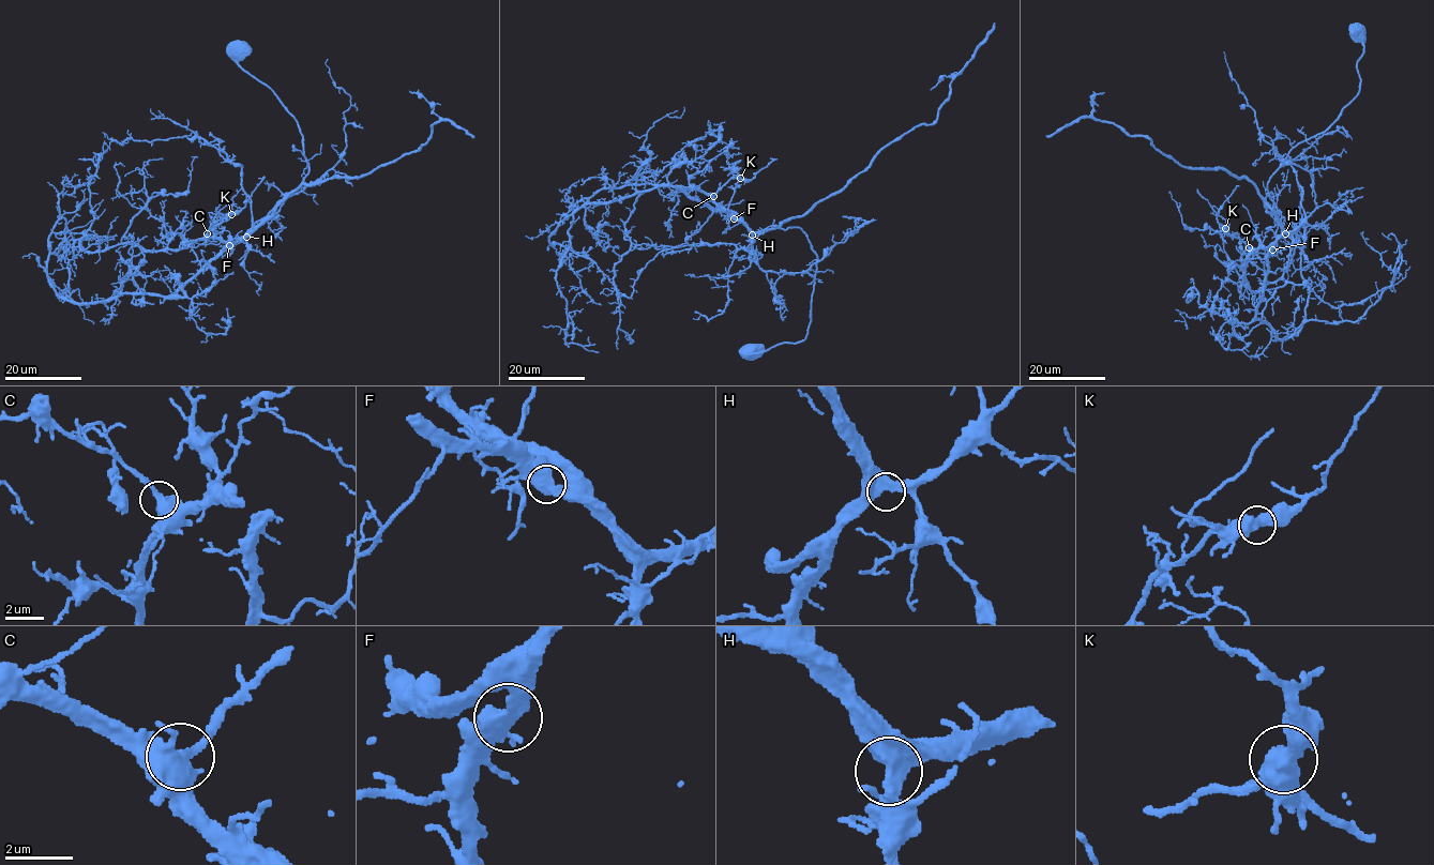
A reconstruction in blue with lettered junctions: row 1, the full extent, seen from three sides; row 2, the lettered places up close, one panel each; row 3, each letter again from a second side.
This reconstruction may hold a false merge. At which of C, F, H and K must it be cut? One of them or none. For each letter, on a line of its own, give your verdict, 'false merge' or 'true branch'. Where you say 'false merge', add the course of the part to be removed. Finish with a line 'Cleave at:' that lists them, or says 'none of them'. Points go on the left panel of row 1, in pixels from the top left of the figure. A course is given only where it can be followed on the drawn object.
C: true branch
F: true branch
H: true branch
K: true branch
Cleave at: none of them

